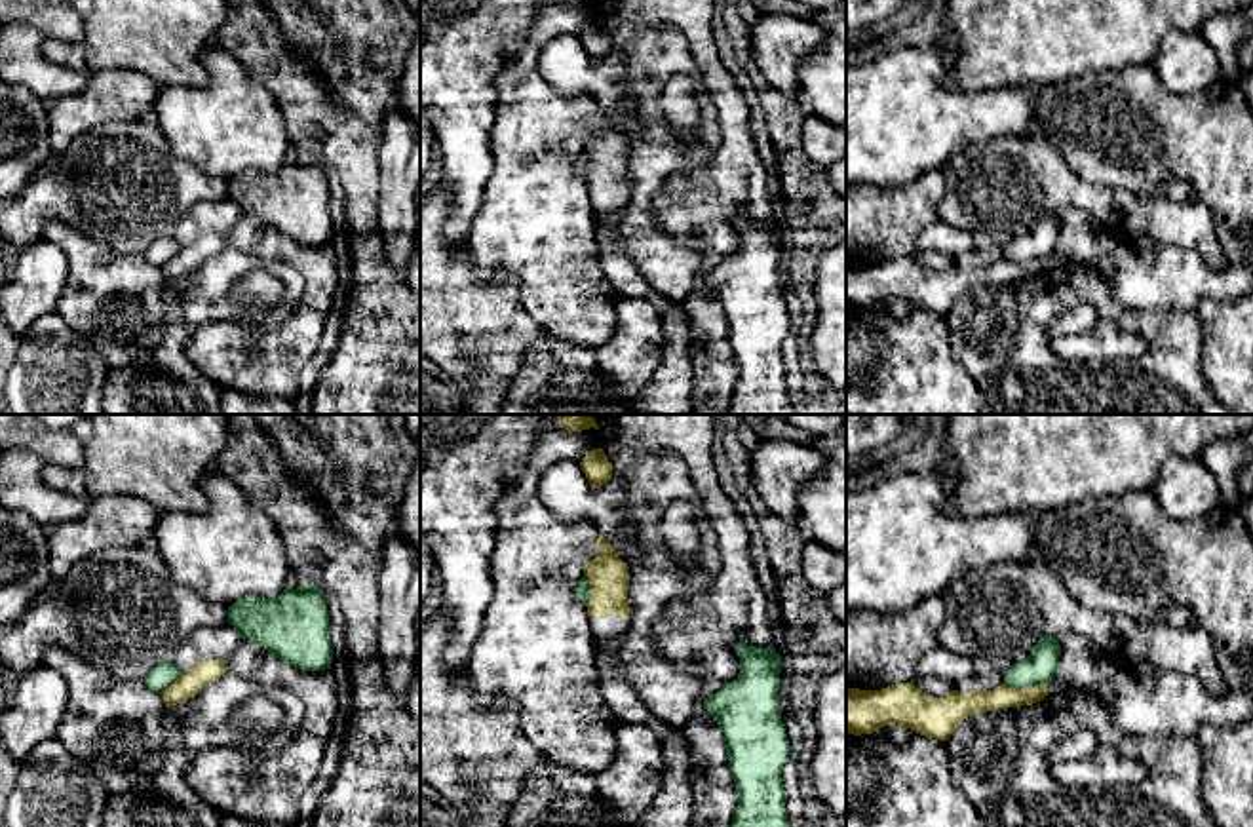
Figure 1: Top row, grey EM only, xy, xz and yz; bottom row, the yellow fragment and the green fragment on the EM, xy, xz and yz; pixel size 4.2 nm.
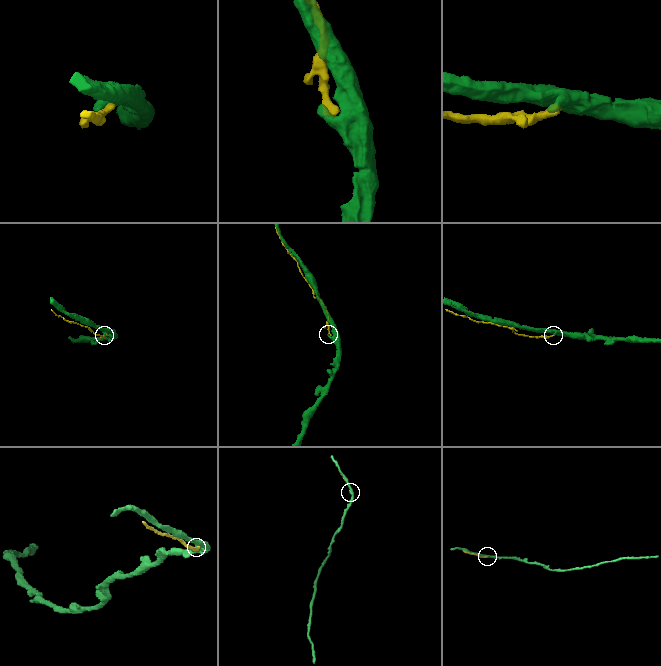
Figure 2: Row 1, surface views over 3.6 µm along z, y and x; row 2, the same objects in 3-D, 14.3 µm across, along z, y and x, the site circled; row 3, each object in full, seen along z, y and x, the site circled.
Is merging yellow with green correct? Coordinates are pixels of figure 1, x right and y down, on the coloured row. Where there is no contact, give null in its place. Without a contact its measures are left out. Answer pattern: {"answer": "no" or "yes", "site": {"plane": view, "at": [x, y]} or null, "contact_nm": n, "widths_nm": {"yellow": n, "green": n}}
{"answer": "no", "site": {"plane": "yz", "at": [1025, 689]}, "contact_nm": 180, "widths_nm": {"yellow": 100, "green": 140}}

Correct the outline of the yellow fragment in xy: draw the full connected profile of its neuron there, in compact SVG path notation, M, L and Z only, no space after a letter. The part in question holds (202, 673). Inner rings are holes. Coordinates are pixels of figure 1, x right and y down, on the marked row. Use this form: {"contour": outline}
{"contour": "M203 660L194 664L188 671L184 671L173 684L169 684L160 696L165 707L183 703L194 698L207 684L217 681L226 673L224 662L219 660Z"}

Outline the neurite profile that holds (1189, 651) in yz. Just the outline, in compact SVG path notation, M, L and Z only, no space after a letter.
M1038 557L1027 565L1002 563L972 568L954 580L941 599L947 618L937 629L937 643L949 652L970 658L975 677L1008 671L1027 658L1044 635L1059 639L1076 631L1095 644L1120 650L1129 662L1147 662L1156 671L1194 677L1213 698L1223 698L1228 692L1215 664L1213 644L1202 629L1145 624L1131 616L1110 616L1086 608L1070 597L1048 563Z

